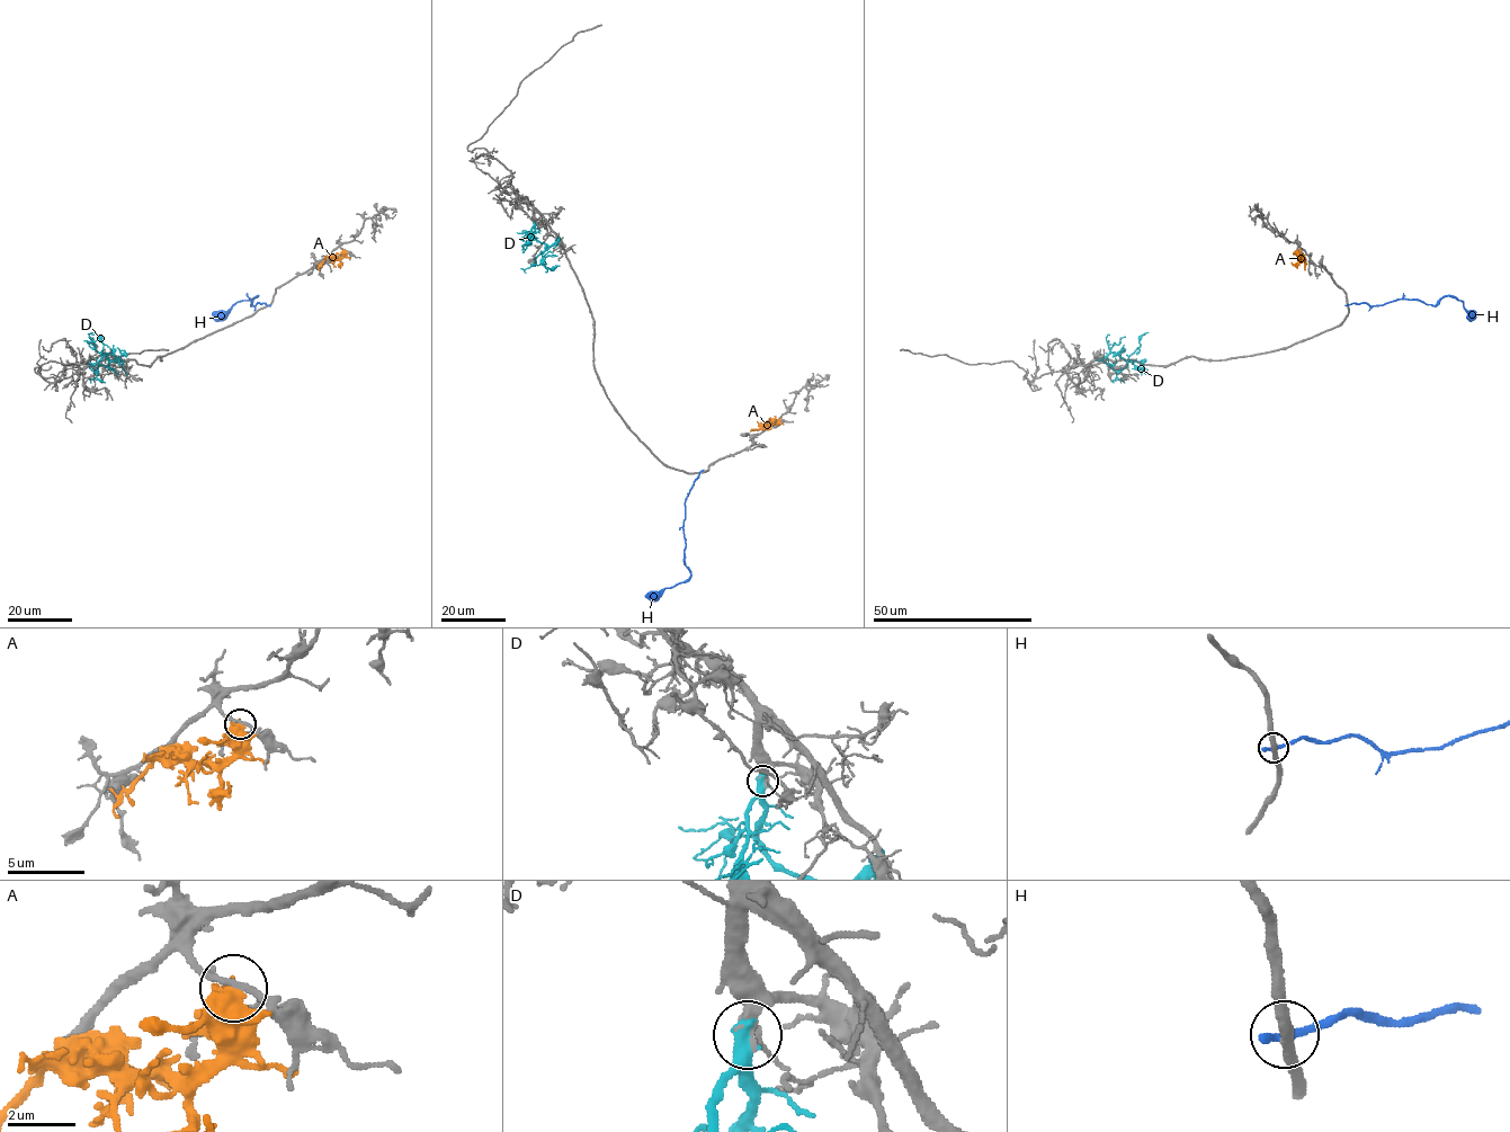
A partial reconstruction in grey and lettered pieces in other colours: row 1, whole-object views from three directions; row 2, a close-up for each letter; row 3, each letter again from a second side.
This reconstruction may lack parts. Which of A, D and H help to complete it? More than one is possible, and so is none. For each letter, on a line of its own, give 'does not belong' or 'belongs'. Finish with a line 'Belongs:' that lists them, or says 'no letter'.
A: does not belong
D: belongs
H: does not belong
Belongs: D

